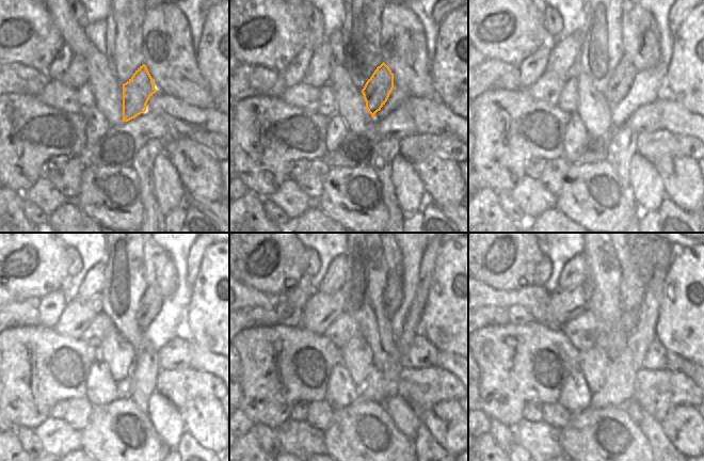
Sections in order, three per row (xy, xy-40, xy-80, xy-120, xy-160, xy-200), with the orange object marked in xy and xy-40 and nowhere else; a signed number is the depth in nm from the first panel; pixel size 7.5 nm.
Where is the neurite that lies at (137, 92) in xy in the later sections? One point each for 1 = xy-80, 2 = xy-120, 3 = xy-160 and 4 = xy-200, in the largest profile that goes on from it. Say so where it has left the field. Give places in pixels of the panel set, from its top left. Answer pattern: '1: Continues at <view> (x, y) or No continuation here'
1: Continues at xy-80 (624, 74)
2: Continues at xy-120 (150, 303)
3: Continues at xy-160 (393, 293)
4: Continues at xy-200 (646, 254)

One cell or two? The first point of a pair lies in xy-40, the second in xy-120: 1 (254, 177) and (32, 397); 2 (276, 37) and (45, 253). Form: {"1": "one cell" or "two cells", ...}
{"1": "one cell", "2": "one cell"}

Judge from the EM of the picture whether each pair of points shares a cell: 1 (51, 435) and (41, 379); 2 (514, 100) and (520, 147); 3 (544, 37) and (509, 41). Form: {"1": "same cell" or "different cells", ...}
{"1": "different cells", "2": "same cell", "3": "same cell"}

